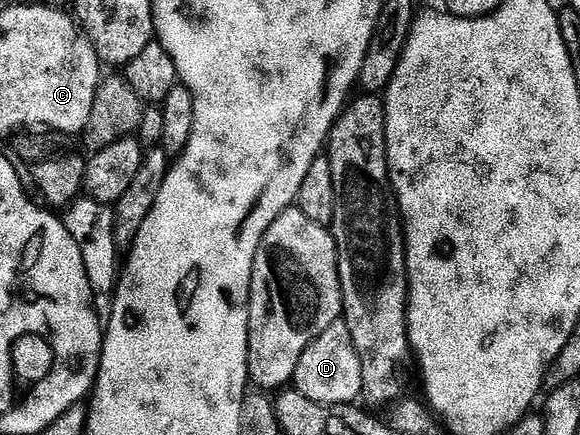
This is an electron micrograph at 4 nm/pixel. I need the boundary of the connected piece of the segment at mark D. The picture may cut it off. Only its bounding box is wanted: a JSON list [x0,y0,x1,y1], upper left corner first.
[293,321,363,405]

